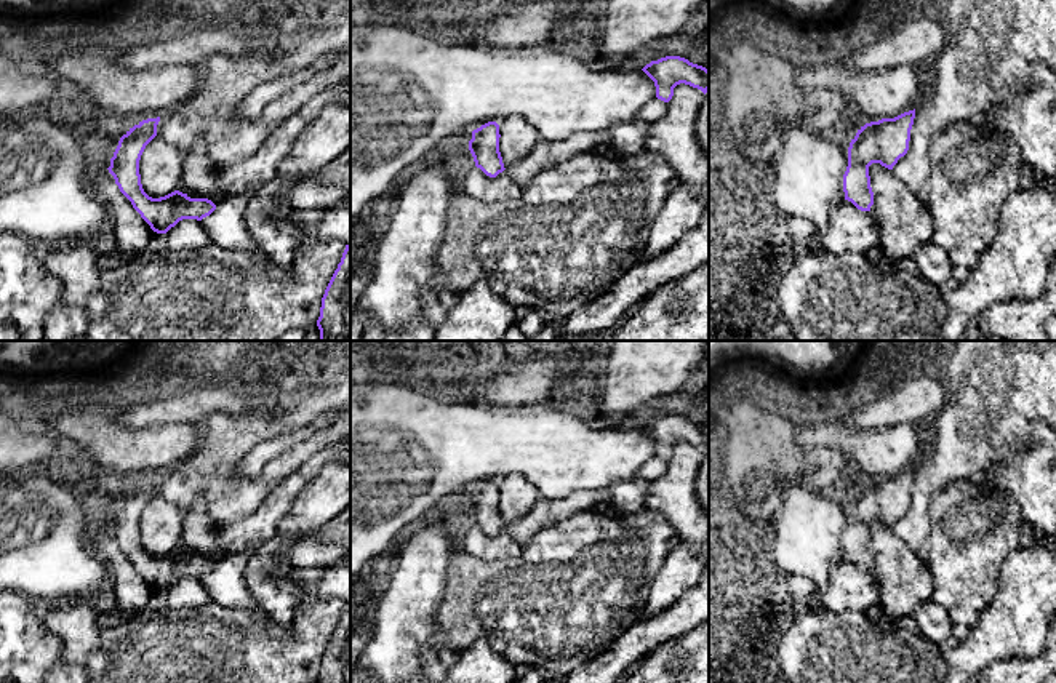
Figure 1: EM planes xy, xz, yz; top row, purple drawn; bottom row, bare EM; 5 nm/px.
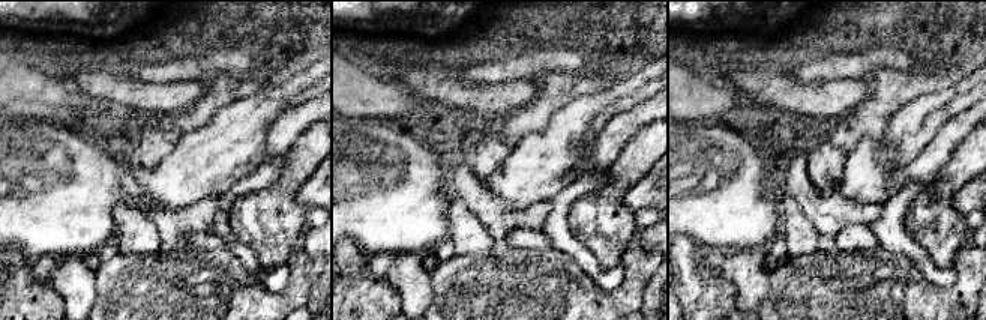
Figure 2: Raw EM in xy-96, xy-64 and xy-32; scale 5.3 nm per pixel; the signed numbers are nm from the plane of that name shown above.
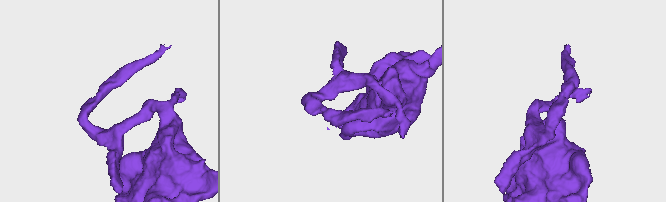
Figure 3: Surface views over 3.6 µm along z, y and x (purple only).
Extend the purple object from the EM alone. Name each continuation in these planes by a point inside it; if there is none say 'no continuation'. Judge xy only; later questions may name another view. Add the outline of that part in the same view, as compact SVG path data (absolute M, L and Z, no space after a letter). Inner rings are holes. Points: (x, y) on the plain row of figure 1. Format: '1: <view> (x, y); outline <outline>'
no continuation

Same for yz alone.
no continuation

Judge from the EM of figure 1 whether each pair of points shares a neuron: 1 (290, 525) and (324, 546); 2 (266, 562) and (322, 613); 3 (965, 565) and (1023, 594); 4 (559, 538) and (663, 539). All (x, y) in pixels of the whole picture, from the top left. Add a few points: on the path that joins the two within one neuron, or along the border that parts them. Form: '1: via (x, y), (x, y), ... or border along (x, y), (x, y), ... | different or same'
1: border along (333, 517), (293, 543), (290, 562), (295, 568) | different
2: border along (311, 592), (300, 603), (295, 619), (288, 627) | different
3: border along (1016, 549), (1004, 563), (996, 594), (981, 616) | different
4: via (584, 536), (631, 536), (637, 541) | same

